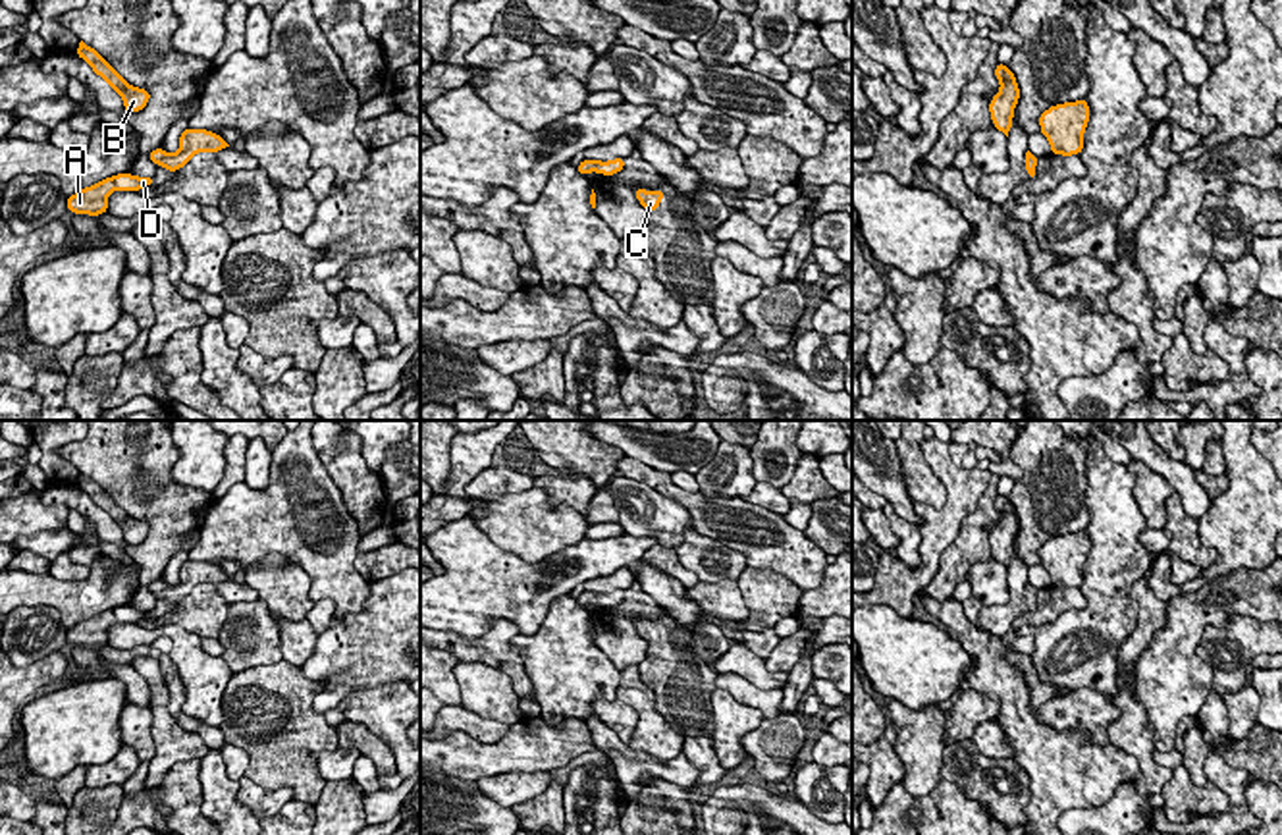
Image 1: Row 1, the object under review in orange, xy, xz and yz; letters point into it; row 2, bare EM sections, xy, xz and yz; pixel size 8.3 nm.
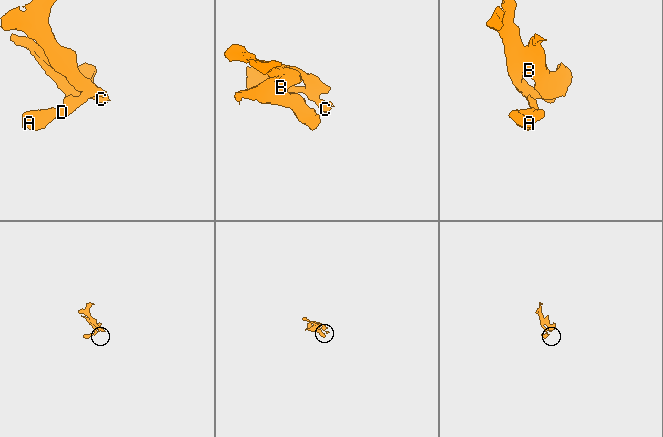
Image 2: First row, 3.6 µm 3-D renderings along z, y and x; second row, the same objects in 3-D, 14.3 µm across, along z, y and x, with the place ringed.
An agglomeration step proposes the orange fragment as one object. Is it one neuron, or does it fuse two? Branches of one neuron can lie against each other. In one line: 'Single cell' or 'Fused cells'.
Single cell

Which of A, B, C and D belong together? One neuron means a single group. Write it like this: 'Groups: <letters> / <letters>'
Groups: A B C D

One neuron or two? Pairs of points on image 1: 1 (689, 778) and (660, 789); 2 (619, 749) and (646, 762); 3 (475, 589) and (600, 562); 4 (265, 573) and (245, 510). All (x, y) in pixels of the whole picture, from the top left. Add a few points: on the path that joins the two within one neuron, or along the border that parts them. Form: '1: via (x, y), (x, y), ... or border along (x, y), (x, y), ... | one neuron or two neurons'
1: border along (683, 789), (642, 774), (642, 791), (633, 801) | two neurons
2: via (625, 754), (633, 762), (640, 762) | one neuron
3: via (506, 589), (540, 596), (569, 579) | one neuron
4: border along (305, 569), (278, 554), (267, 554), (243, 573) | two neurons

